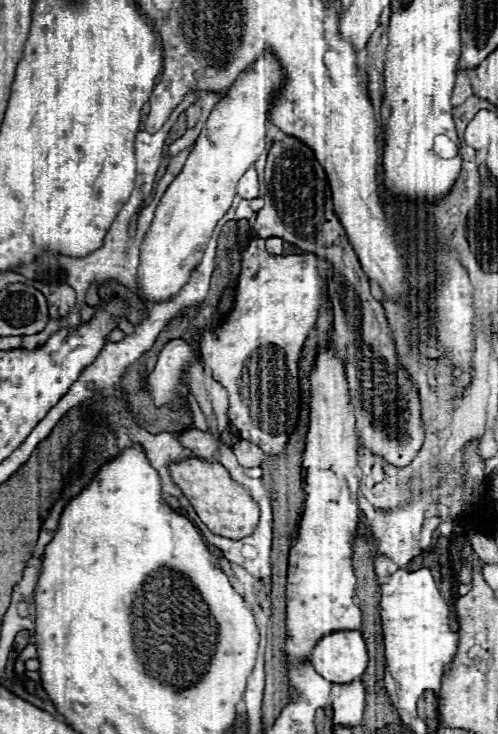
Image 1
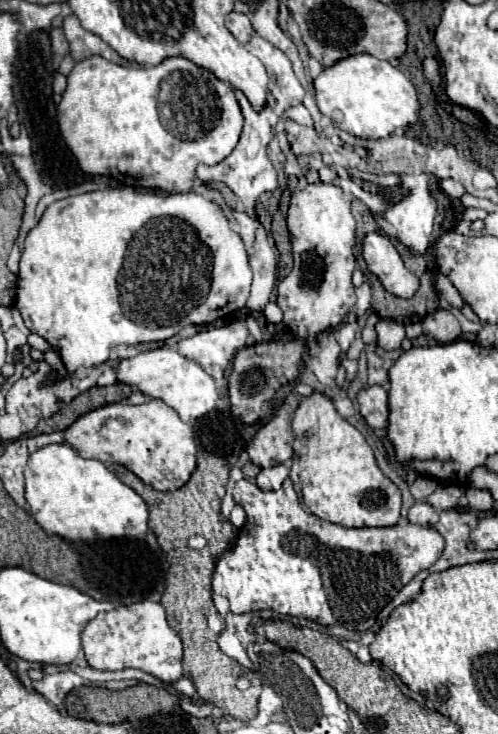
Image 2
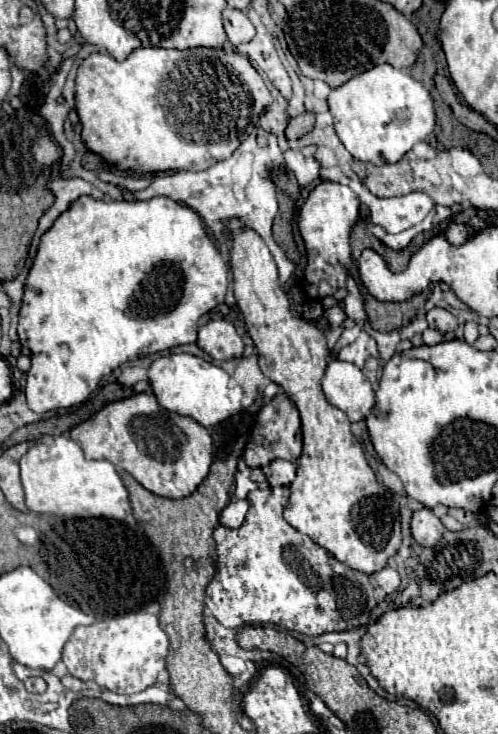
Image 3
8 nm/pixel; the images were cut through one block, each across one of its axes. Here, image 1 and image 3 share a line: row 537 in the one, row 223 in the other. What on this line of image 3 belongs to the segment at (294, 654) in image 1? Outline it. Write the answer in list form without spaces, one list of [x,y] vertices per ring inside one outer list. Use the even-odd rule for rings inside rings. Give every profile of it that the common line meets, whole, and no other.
[[[324,180],[320,182],[308,196],[308,200],[300,208],[298,228],[306,246],[308,266],[306,266],[306,284],[316,290],[316,294],[308,294],[312,300],[320,300],[324,296],[332,296],[338,288],[344,288],[348,266],[352,264],[350,256],[350,232],[358,220],[360,200],[358,196],[342,184]]]

